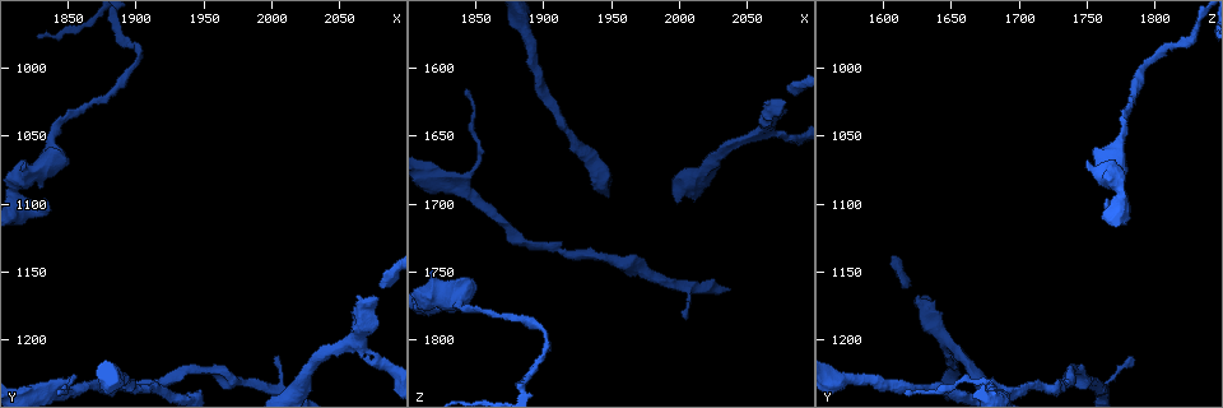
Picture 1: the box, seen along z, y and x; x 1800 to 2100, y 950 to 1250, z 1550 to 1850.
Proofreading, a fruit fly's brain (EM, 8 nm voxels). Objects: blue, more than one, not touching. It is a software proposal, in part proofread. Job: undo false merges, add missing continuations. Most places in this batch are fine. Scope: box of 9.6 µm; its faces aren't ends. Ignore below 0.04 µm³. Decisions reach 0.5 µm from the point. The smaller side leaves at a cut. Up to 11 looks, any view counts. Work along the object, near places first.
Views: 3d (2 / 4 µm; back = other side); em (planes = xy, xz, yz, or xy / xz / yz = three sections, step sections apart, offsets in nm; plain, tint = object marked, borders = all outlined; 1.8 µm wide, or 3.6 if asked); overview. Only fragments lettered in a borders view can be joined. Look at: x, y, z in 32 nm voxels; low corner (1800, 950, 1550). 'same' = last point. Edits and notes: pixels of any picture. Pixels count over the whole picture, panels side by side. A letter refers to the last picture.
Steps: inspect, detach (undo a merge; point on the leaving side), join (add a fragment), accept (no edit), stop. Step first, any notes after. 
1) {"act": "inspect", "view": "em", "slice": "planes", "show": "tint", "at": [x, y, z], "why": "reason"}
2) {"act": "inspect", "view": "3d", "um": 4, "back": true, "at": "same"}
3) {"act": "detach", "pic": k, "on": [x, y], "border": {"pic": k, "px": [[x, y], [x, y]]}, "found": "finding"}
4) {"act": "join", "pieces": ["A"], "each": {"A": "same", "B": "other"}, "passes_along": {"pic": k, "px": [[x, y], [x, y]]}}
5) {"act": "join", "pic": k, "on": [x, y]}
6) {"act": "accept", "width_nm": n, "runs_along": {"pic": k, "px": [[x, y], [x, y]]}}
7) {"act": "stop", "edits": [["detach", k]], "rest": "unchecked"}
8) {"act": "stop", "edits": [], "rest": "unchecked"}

{"act": "inspect", "view": "em", "slice": "planes", "show": "borders", "at": [2078, 1170, 1628], "why": "thick end"}

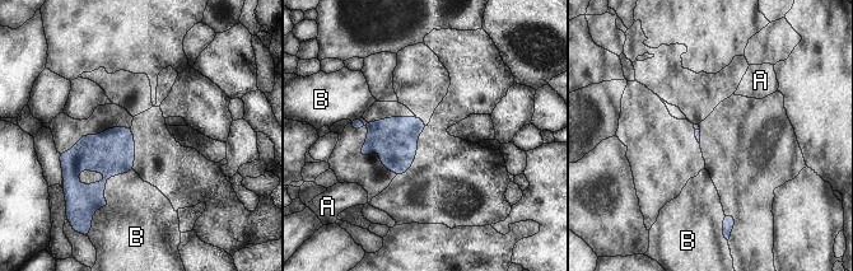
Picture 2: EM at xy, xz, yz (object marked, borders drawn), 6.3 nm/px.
{"act": "accept", "each": {"A": "other", "B": "other"}, "border": {"pic": 2, "px": [[133, 169], [93, 213]]}, "found": "no lettered fragment goes on from it"}

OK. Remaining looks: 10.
{"act": "inspect", "view": "em", "slice": "planes", "show": "borders", "at": [2004, 1214, 1780], "why": "thin end"}

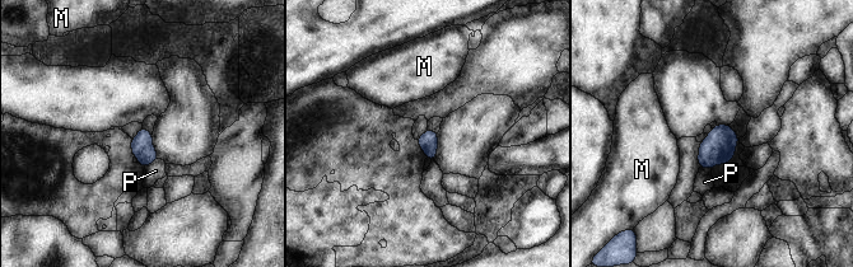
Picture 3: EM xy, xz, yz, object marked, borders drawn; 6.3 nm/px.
{"act": "accept", "longest_contact_nm": ["P", 110], "each": {"M": "other", "P": "other"}, "border": {"pic": 3, "px": [[158, 159], [145, 168]]}, "found": "none of them fits"}

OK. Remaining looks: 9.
{"act": "inspect", "view": "em", "slice": "planes", "show": "plain", "at": [1832, 1094, 1766], "why": "branch stops here"}

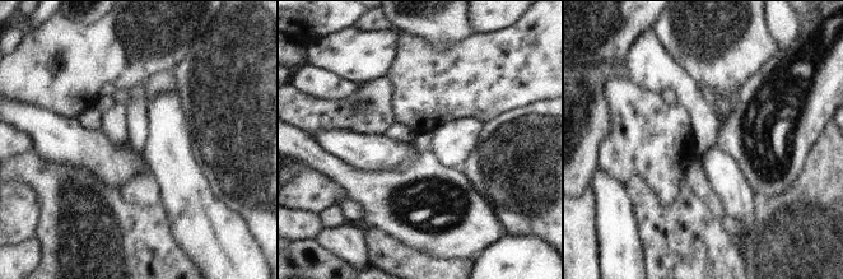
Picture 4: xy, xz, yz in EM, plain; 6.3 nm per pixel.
{"act": "inspect", "view": "em", "slice": "planes", "show": "tint", "at": "same"}

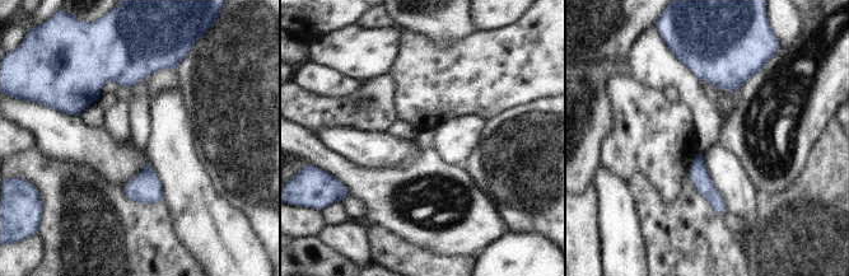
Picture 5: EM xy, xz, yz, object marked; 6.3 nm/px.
{"act": "inspect", "view": "em", "slice": "planes", "show": "borders", "at": "same"}

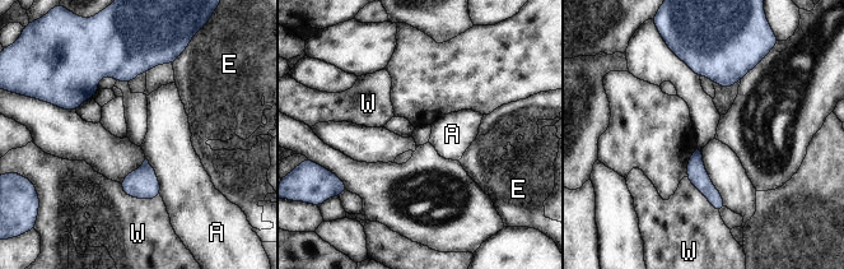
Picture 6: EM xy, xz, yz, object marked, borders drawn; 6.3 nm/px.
{"act": "accept", "longest_contact_nm": ["W", 260], "each": {"A": "other", "E": "other", "W": "other"}, "found": "no lettered fragment goes on from it"}

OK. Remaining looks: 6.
{"act": "inspect", "view": "em", "slice": "planes", "show": "tint", "at": [1838, 1236, 1682], "why": "calibre changes"}

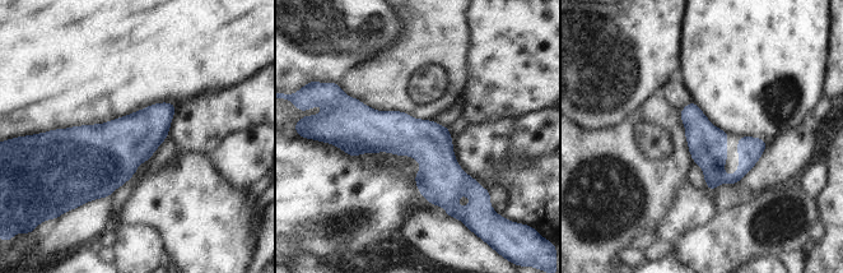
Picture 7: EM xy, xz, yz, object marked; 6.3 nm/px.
{"act": "inspect", "view": "em", "slice": "planes", "show": "borders", "at": "same", "why": "see the neighbours"}

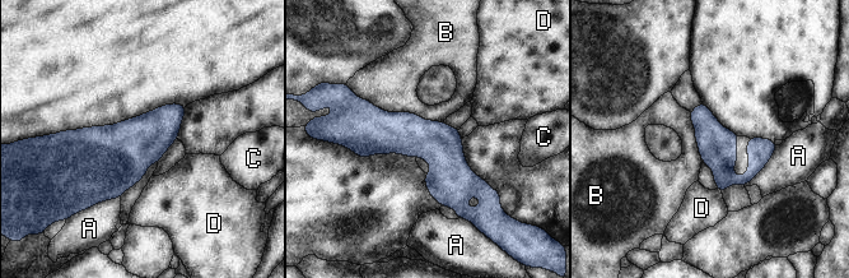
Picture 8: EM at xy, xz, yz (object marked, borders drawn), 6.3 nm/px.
{"act": "accept", "each": {"A": "other", "B": "other", "C": "other", "D": "other"}, "found": "one cell here"}

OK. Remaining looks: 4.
{"act": "stop", "edits": [], "rest": "unchecked"}

